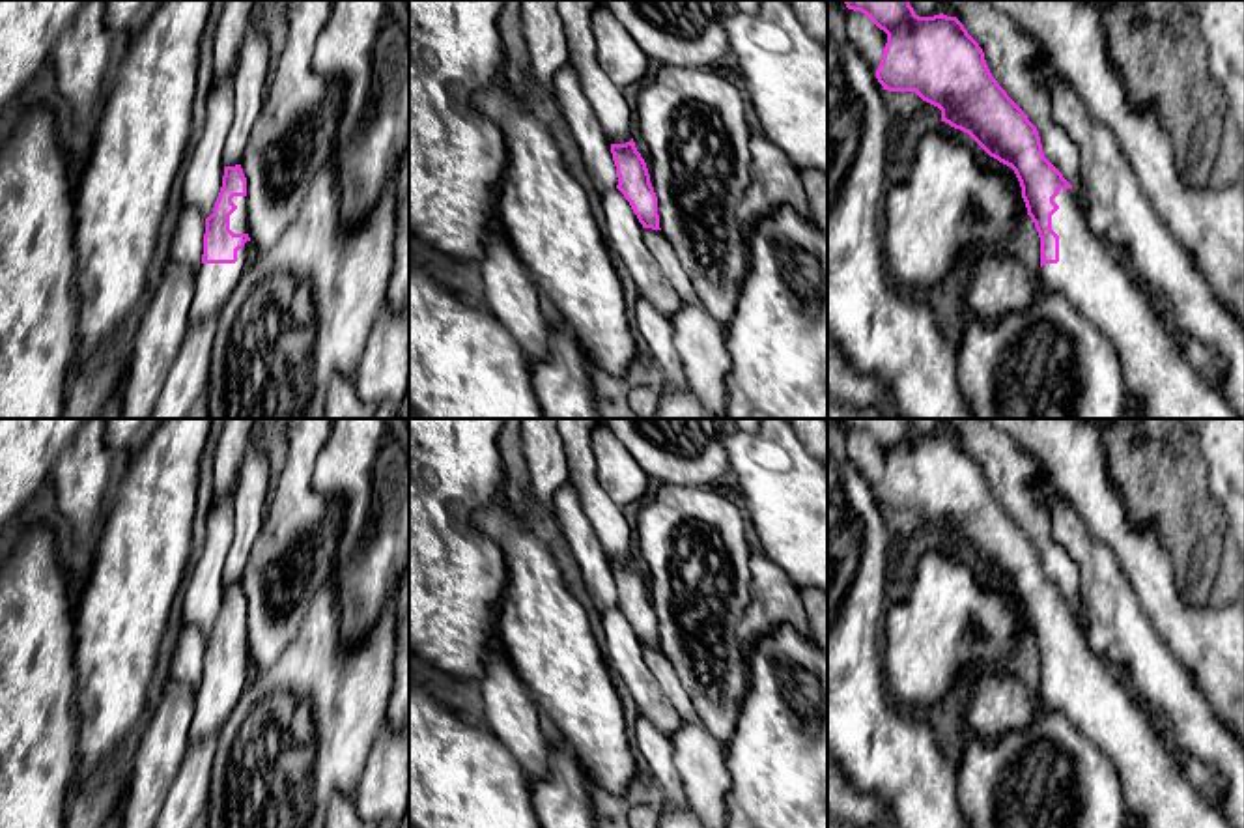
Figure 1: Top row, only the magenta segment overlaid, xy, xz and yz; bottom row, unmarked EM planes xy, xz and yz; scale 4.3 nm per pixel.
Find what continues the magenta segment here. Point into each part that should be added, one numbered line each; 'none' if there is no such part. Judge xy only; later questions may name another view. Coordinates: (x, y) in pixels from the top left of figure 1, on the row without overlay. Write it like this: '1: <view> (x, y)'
1: xy (238, 638)

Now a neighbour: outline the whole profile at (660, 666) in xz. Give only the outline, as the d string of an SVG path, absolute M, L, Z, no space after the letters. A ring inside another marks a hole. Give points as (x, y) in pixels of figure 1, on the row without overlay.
M643 647L643 658L652 675L656 677L661 692L680 714L682 721L699 721L699 716L687 692L684 690L672 664L661 652L661 649Z

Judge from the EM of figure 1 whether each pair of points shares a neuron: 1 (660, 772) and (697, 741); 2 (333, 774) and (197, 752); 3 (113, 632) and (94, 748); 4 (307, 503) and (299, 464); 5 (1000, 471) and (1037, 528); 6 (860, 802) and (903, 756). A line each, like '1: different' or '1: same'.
1: different
2: different
3: same
4: same
5: same
6: different

